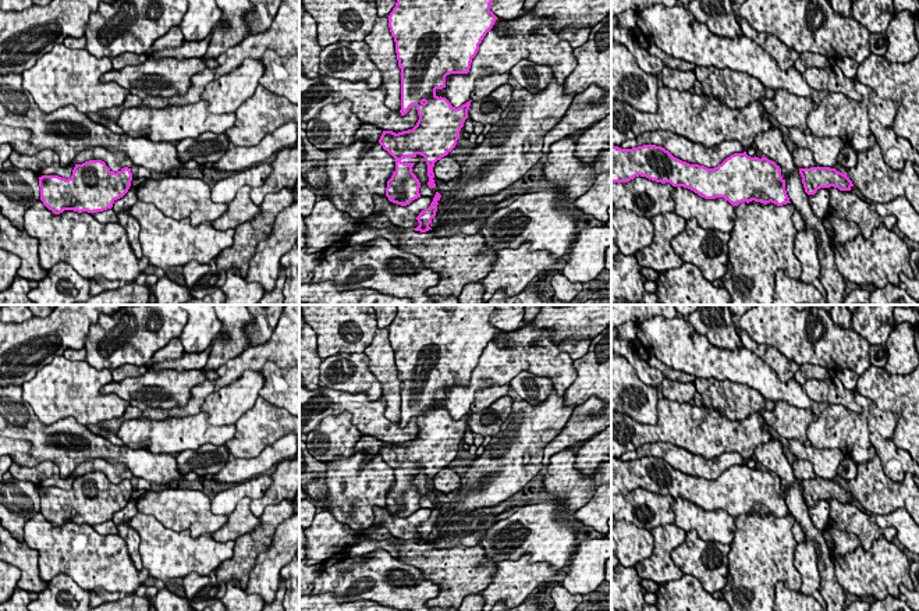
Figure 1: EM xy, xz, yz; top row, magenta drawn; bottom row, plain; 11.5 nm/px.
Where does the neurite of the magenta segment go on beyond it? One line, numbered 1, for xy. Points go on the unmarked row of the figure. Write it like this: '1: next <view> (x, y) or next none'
1: next none

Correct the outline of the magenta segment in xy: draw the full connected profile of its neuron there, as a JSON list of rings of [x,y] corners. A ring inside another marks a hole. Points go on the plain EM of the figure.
[[[89,472],[82,476],[75,476],[72,487],[65,491],[58,487],[39,489],[40,512],[54,526],[64,522],[74,522],[78,525],[97,525],[113,519],[113,515],[123,509],[132,493],[131,480],[124,479],[120,483],[111,483],[102,472]]]

